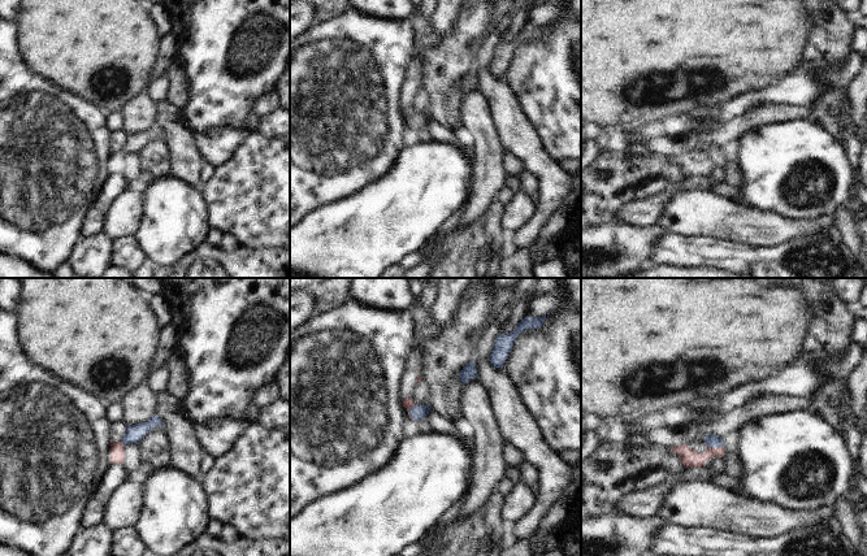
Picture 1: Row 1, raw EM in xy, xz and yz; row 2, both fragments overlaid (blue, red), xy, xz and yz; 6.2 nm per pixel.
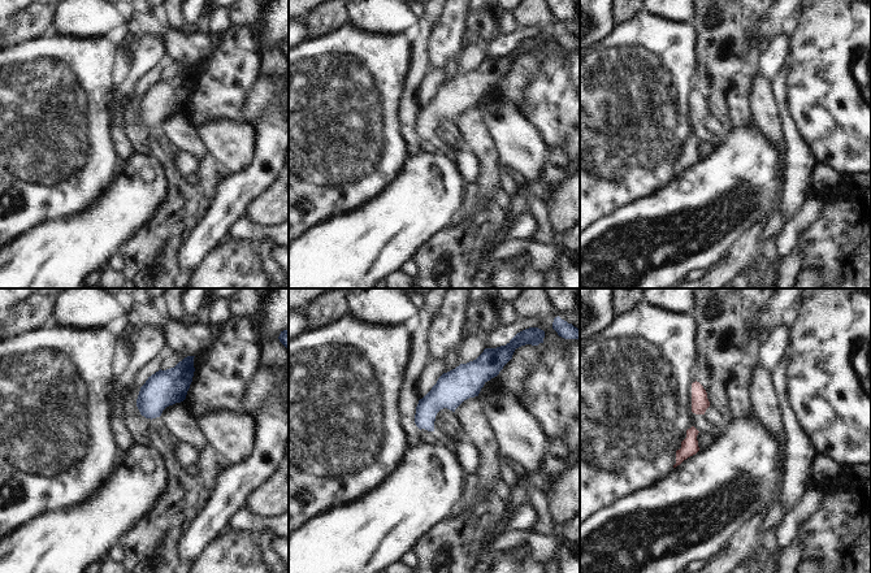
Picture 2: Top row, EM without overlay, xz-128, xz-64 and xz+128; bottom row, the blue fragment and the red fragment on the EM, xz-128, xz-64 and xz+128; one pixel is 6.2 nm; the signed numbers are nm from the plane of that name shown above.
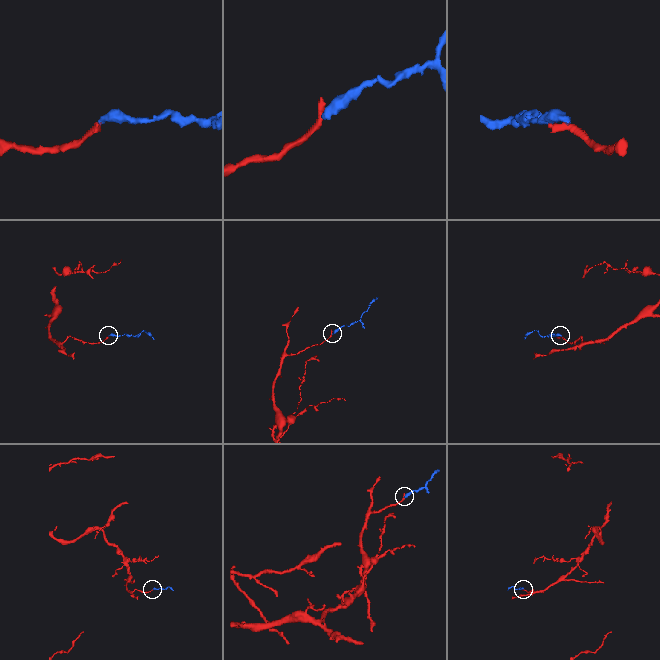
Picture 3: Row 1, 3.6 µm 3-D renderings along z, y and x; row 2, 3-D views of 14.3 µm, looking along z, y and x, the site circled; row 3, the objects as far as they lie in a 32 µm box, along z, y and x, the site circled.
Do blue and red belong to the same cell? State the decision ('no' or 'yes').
yes

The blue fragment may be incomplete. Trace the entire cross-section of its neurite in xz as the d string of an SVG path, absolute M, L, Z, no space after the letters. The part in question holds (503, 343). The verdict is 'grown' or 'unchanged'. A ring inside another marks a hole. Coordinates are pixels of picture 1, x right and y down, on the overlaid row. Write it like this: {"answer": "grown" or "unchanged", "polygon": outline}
{"answer": "unchanged", "polygon": "M546 316L543 317L525 317L515 330L512 330L507 335L497 335L494 342L494 347L490 355L490 362L494 368L502 368L511 348L513 340L528 329L539 329L542 323L546 321Z"}

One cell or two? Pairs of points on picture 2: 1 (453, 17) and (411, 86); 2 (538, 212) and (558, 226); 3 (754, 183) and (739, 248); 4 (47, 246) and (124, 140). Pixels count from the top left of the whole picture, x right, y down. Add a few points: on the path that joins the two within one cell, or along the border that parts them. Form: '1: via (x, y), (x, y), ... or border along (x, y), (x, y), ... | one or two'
1: border along (432, 26), (427, 43), (428, 64), (430, 68) | two
2: border along (545, 203), (549, 211), (550, 228), (558, 238) | two
3: border along (766, 216), (744, 230), (731, 247) | two
4: border along (134, 150), (121, 161) | two

